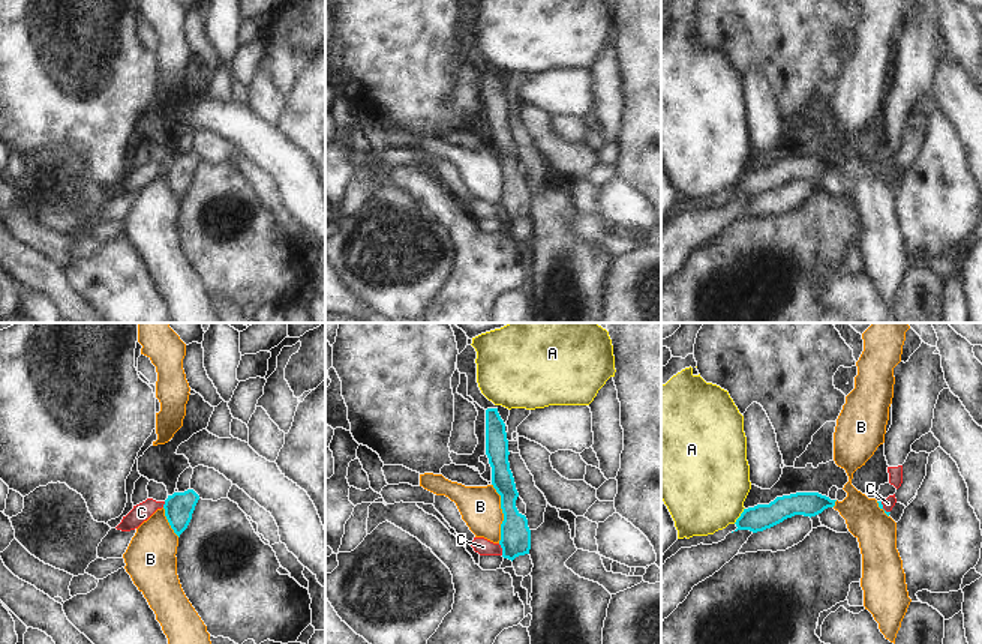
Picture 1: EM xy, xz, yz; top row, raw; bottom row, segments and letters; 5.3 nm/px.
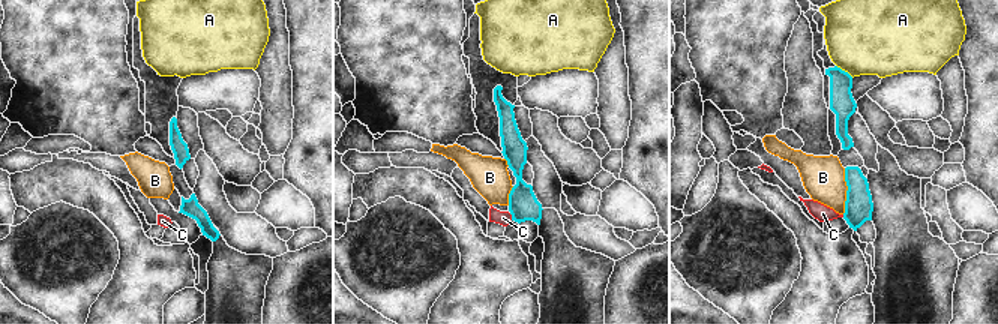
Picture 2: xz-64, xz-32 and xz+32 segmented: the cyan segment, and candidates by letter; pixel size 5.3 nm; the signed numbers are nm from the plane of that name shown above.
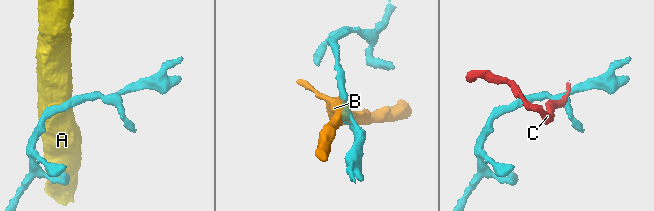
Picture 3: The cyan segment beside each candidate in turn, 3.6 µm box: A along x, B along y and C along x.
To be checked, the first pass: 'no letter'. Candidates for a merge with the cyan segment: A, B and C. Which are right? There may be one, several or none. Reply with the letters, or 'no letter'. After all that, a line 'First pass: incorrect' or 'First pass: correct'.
no letter
First pass: correct

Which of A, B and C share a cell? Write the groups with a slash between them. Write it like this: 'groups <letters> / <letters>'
groups A / B / C

